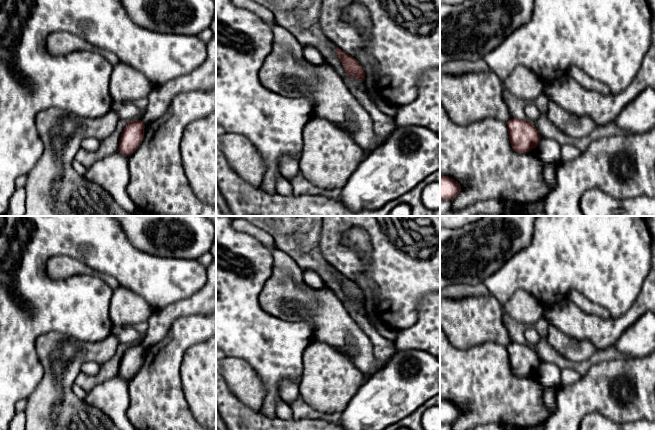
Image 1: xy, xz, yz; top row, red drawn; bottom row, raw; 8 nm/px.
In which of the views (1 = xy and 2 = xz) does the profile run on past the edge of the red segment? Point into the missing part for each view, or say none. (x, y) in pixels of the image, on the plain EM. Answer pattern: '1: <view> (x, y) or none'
1: none
2: none

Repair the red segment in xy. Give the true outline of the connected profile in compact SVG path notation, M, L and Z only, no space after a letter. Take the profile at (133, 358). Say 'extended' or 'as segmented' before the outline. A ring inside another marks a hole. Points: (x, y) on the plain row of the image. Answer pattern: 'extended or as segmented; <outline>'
as segmented; M141 344L130 345L124 352L117 376L130 380L143 365L145 349Z

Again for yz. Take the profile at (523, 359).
as segmented; M512 342L506 347L514 375L524 377L537 371L541 364L538 353L528 344Z

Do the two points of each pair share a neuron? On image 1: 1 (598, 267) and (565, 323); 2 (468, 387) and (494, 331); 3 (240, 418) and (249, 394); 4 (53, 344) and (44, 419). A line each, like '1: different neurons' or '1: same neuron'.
1: different neurons
2: different neurons
3: different neurons
4: same neuron

